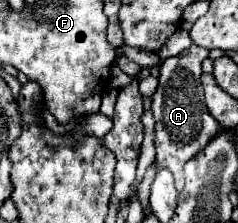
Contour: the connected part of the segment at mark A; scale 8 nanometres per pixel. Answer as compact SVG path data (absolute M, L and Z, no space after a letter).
M190 46L188 50L166 58L160 66L160 84L152 96L152 114L156 120L154 126L154 144L156 144L156 160L154 166L156 170L170 170L174 176L176 190L182 192L184 188L184 176L182 168L184 164L198 156L208 142L212 142L220 134L218 122L210 116L206 110L206 104L202 102L202 84L198 82L202 74L202 62L208 56L206 48L200 46Z

